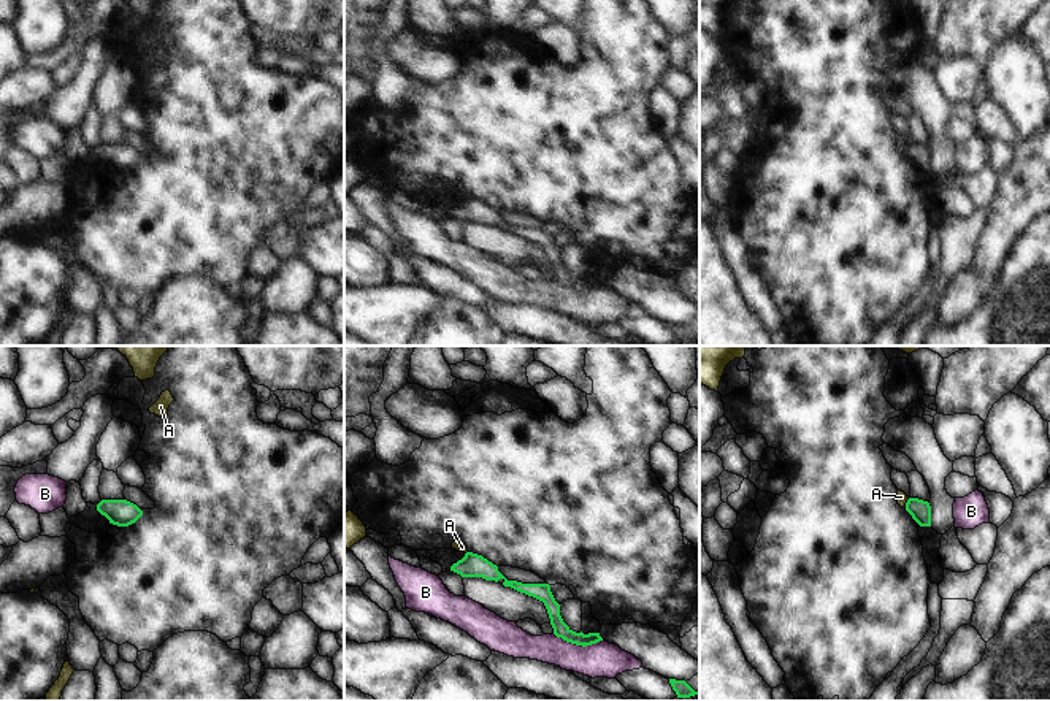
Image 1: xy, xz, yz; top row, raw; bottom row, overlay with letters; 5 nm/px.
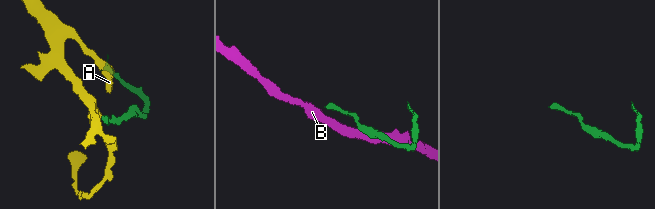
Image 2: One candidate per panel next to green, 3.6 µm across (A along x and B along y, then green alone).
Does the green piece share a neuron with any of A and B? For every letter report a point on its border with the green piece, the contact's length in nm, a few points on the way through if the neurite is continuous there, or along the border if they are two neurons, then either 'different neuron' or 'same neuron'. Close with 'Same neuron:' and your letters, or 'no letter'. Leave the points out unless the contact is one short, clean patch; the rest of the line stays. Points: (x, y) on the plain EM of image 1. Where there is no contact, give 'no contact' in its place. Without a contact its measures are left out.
A: contact yz (906, 148); length 50 nm; border yz (909, 143), (904, 151); different neuron
B: contact xz (579, 289); length 260 nm; border xz (554, 278), (582, 291), (603, 284); different neuron
Same neuron: no letter

